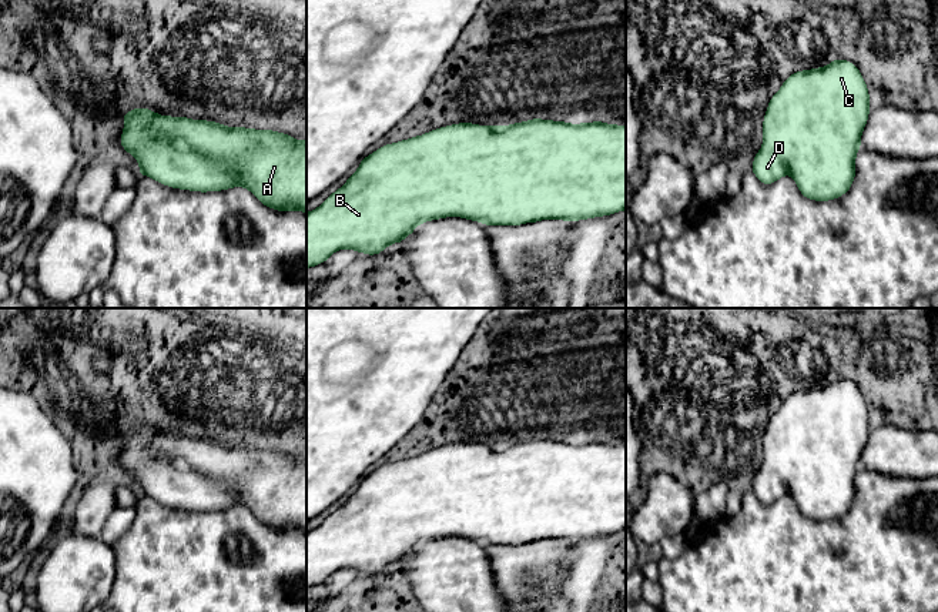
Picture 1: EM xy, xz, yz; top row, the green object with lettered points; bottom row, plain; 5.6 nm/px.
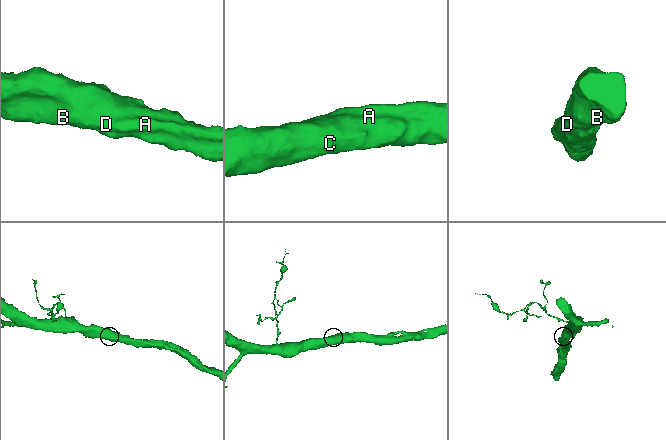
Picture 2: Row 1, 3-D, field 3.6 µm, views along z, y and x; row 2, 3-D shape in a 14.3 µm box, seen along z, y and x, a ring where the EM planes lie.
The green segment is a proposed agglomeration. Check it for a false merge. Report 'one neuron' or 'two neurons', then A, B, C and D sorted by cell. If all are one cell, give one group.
one neuron; groups A B C D

